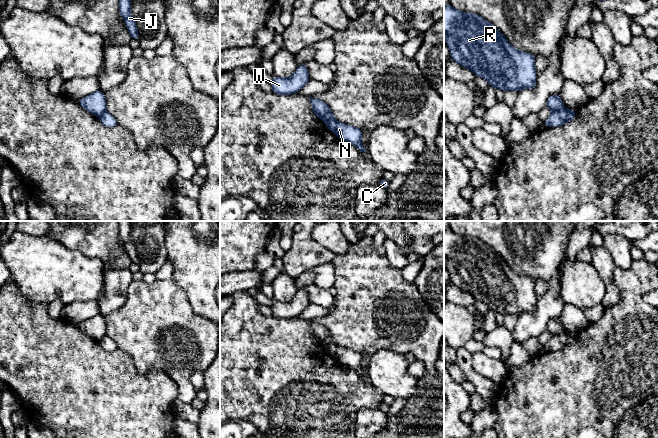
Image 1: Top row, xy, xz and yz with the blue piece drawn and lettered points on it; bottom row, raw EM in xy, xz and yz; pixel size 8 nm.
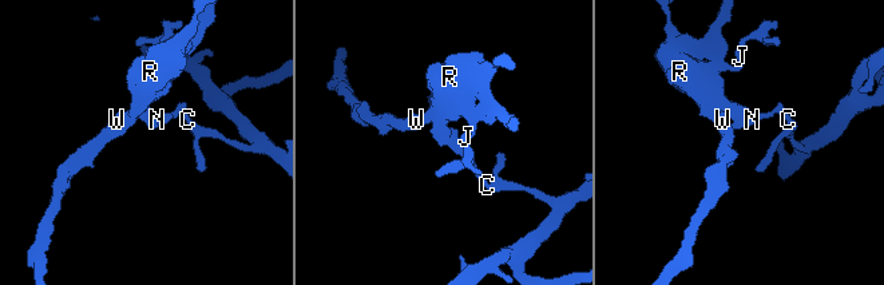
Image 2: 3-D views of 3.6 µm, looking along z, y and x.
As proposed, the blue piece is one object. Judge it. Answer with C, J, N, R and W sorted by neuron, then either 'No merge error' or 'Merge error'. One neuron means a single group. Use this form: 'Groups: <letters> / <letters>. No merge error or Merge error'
Groups: C N / J R W. Merge error

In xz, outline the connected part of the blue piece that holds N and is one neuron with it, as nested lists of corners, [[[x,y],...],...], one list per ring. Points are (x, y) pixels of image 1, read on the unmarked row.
[[[328,331],[325,347],[327,352],[330,355],[332,355],[337,361],[351,367],[352,369],[357,371],[361,376],[366,376],[365,372],[361,367],[362,353],[355,352],[337,345],[333,340],[330,331]]]

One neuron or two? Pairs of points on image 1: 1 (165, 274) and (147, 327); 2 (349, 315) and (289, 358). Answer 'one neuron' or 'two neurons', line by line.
1: two neurons
2: two neurons

